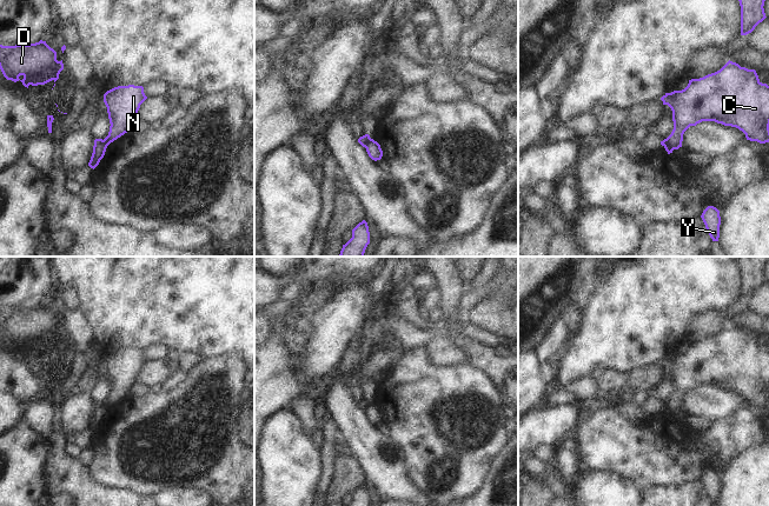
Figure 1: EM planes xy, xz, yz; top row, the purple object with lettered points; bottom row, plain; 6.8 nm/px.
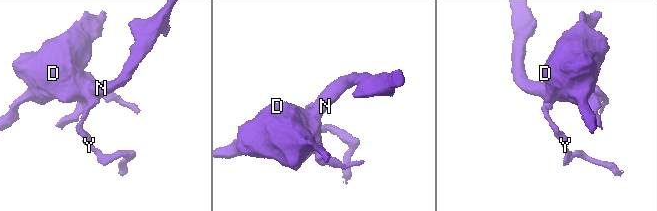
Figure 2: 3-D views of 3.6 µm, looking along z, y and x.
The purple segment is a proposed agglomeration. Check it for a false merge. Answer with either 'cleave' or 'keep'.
cleave

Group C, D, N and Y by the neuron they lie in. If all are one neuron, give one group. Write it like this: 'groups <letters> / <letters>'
groups C D N / Y

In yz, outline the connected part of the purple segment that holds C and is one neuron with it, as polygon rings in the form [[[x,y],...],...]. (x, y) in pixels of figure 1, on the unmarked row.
[[[729,324],[720,334],[691,342],[684,353],[665,357],[661,364],[672,374],[674,393],[663,404],[671,413],[682,411],[684,395],[702,385],[736,391],[745,398],[747,404],[769,406],[769,349],[760,345],[755,333]]]

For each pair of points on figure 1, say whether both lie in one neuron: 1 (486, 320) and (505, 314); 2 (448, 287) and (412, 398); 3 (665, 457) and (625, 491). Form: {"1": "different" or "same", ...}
{"1": "same", "2": "different", "3": "different"}

